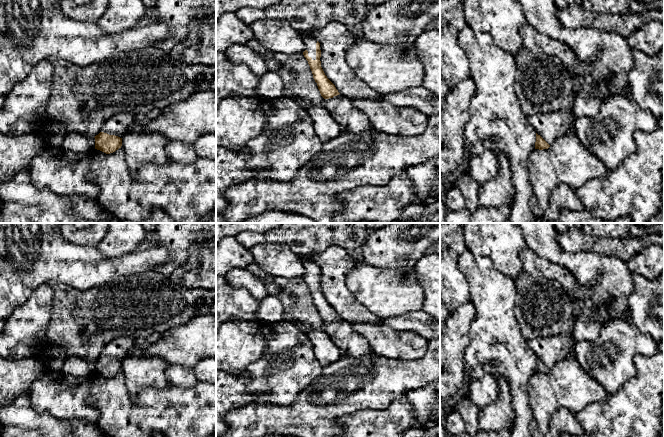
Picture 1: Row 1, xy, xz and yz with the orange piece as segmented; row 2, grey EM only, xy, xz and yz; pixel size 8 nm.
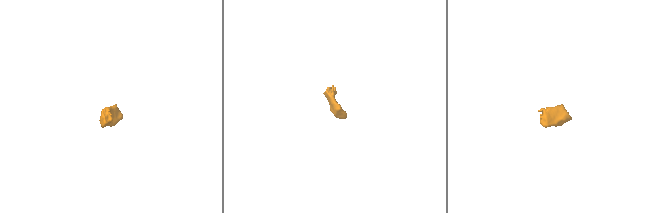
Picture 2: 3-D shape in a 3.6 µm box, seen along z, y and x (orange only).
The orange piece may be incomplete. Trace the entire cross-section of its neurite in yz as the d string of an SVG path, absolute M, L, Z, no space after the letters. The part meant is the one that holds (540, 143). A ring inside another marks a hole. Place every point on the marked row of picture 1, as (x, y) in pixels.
M572 109L528 116L530 125L536 131L535 149L548 149L554 142L568 133L576 121Z

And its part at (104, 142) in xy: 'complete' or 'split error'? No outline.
split error

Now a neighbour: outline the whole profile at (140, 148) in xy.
M128 132L122 138L122 148L132 175L144 164L165 165L172 163L166 152L168 137L160 132Z

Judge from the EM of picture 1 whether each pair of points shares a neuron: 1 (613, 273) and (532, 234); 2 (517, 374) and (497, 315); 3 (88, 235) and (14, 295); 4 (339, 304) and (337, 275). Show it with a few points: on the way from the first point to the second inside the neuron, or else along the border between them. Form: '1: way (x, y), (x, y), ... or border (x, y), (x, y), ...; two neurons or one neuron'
1: way (593, 267), (587, 267), (561, 258), (552, 252); one neuron
2: way (513, 359), (509, 349), (509, 341), (498, 330); one neuron
3: border (60, 233), (72, 243), (96, 247); two neurons
4: way (339, 297), (337, 295), (337, 282); one neuron

